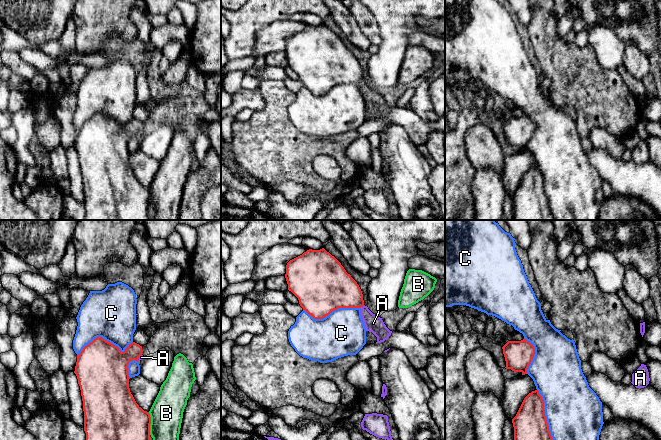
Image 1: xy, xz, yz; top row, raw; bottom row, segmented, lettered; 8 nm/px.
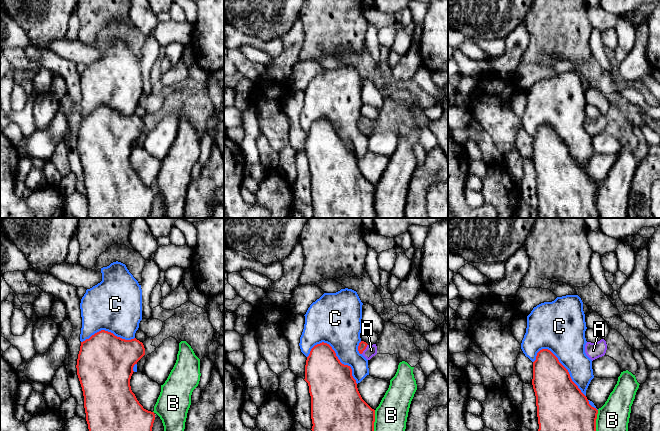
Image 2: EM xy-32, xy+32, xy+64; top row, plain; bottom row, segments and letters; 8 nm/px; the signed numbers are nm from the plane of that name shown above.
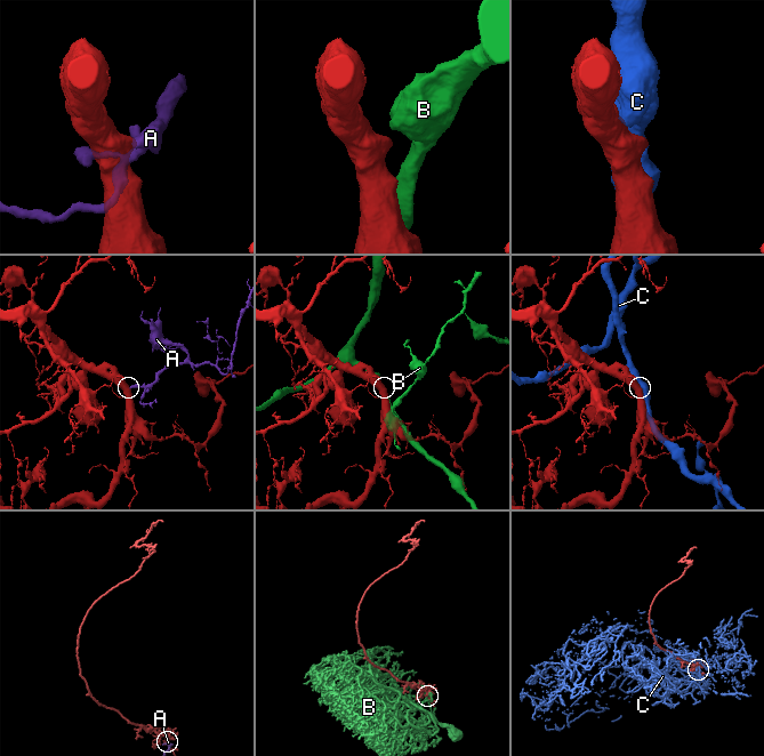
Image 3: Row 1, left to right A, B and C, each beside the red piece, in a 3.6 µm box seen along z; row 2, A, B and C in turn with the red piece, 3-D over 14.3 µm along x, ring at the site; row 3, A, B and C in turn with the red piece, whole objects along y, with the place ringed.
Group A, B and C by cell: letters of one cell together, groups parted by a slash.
A / B / C

